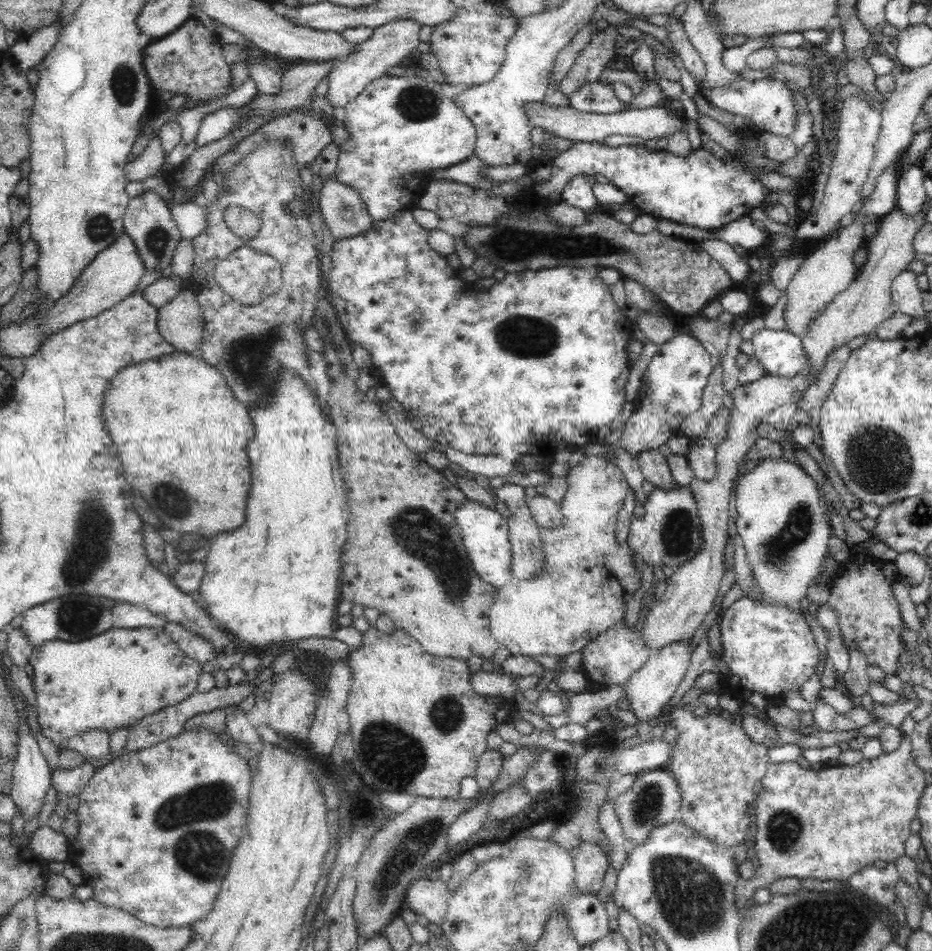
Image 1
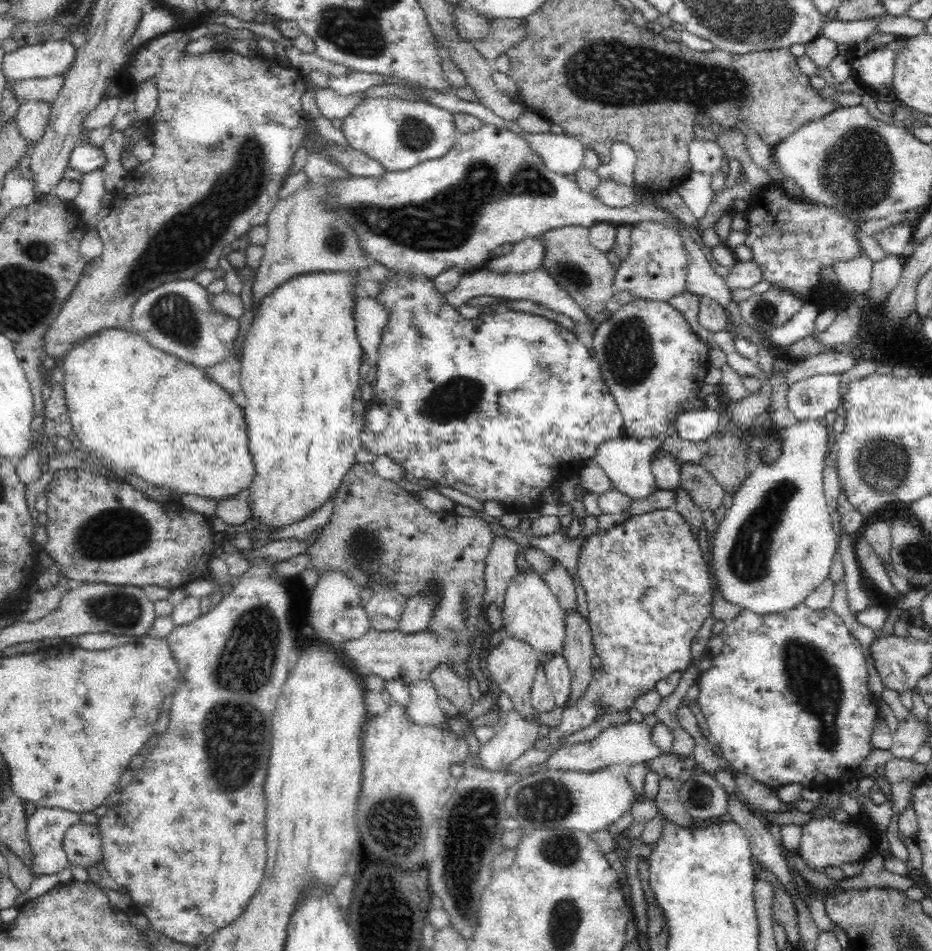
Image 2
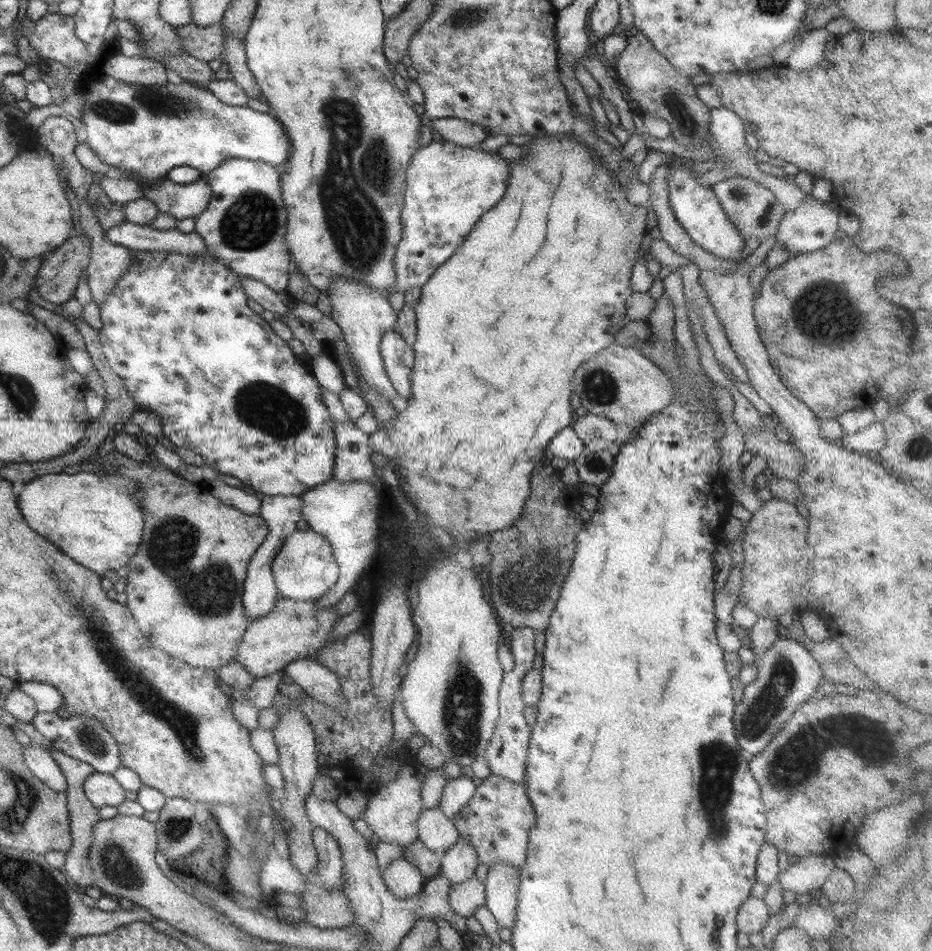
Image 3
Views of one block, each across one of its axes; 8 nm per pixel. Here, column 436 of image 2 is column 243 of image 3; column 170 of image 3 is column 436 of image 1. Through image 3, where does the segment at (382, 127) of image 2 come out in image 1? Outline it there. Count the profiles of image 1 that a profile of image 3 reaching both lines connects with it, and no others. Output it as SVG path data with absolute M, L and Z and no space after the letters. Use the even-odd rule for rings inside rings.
M410 73L408 77L399 78L398 76L386 75L380 80L376 80L374 84L370 84L362 94L358 95L353 101L350 101L344 108L342 117L345 121L345 127L347 128L349 137L348 142L340 148L340 160L338 160L337 167L335 169L335 177L342 183L356 188L361 194L362 200L366 203L370 216L375 221L381 221L389 219L394 216L397 211L414 209L416 201L414 199L419 195L420 187L423 185L423 180L419 173L422 170L441 170L442 168L448 168L468 159L473 155L475 148L476 134L473 124L470 119L466 118L466 115L462 113L462 109L458 108L455 101L444 96L442 92L442 86L436 84L433 81L426 81L425 78L421 78L419 73Z

